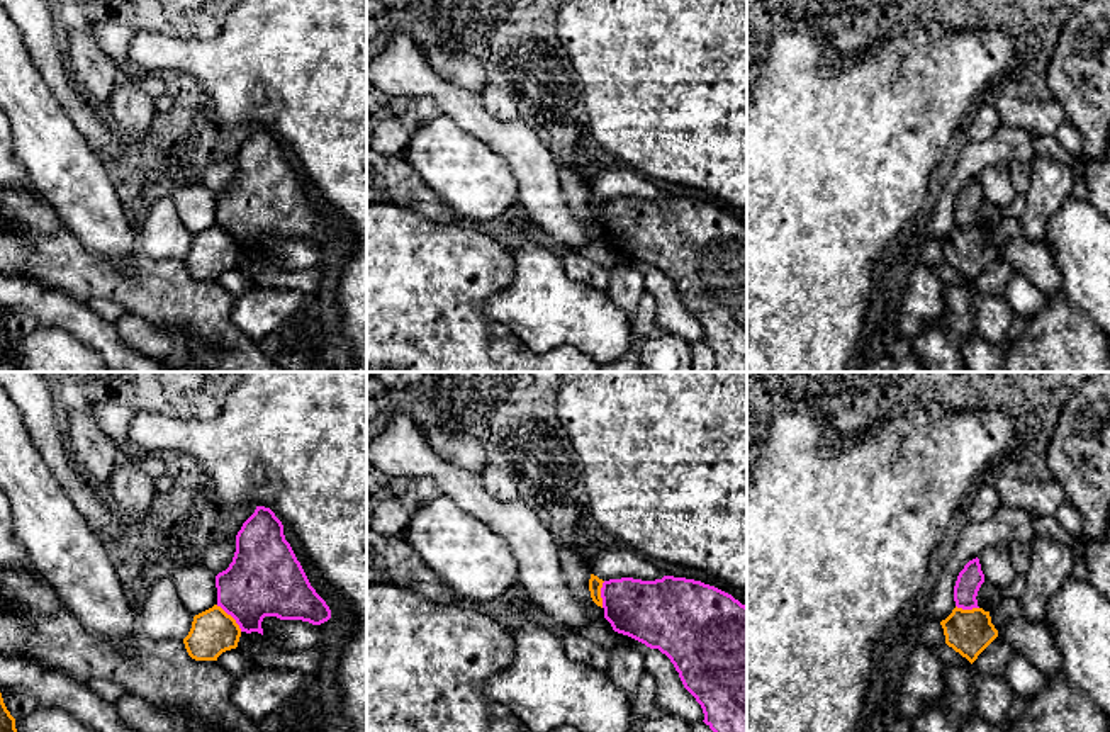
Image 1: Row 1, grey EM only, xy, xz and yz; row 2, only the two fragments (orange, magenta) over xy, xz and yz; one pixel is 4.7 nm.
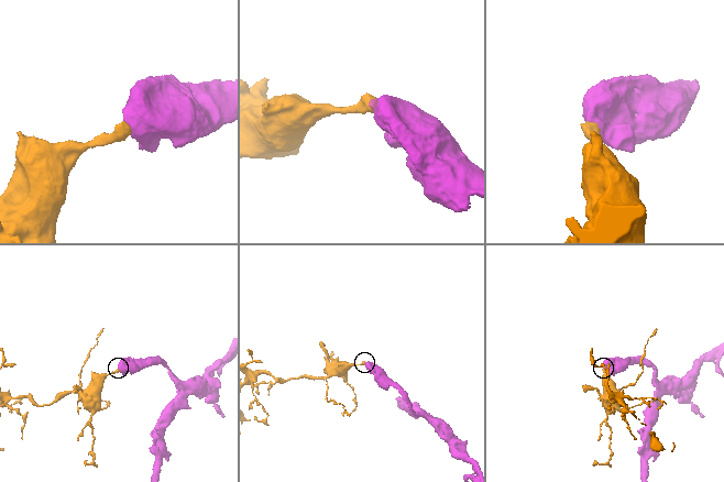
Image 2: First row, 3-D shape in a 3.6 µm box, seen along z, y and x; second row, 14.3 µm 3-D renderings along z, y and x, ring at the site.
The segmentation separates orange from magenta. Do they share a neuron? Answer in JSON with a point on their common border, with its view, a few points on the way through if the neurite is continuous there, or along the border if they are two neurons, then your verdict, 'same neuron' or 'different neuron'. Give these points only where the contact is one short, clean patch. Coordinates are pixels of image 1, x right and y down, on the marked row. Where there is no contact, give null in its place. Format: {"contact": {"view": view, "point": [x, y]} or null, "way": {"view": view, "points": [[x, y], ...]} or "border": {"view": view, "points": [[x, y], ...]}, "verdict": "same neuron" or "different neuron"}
{"contact": {"view": "xy", "point": [231, 617]}, "border": {"view": "xy", "points": [[216, 605], [241, 630]]}, "verdict": "different neuron"}

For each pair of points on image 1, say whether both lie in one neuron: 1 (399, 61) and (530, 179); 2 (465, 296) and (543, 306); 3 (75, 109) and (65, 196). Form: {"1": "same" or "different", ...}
{"1": "same", "2": "different", "3": "different"}

